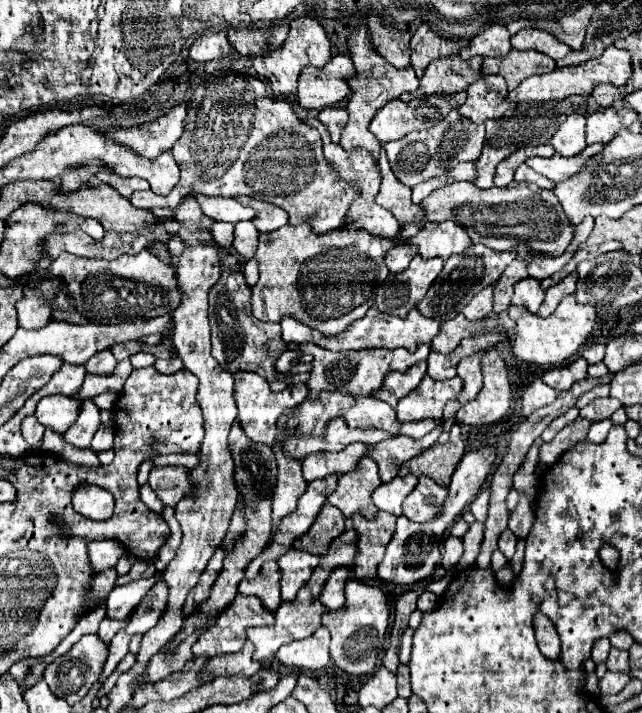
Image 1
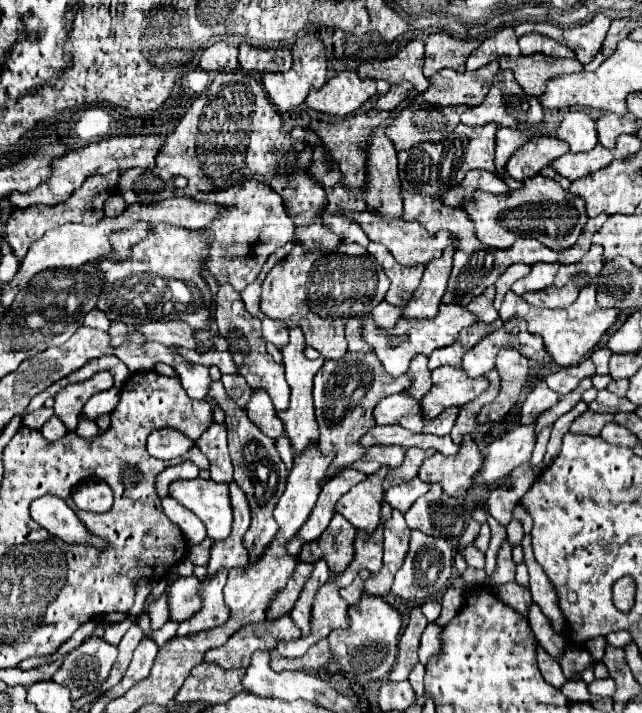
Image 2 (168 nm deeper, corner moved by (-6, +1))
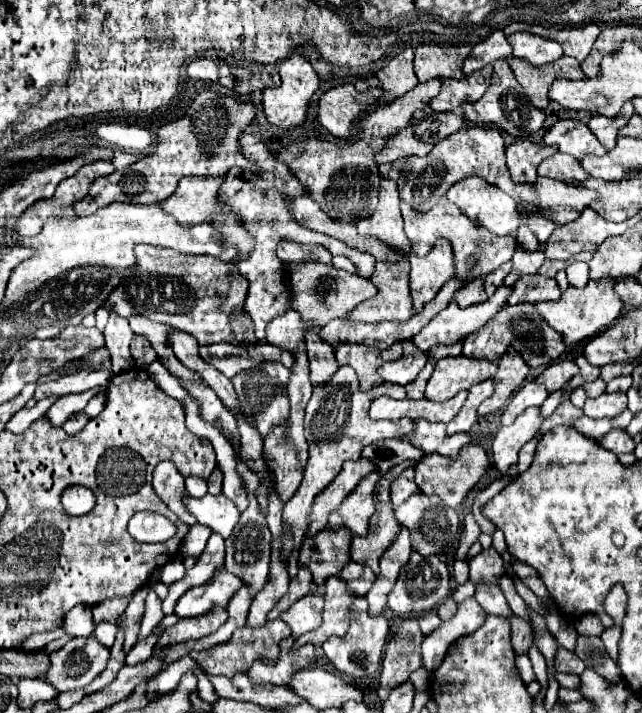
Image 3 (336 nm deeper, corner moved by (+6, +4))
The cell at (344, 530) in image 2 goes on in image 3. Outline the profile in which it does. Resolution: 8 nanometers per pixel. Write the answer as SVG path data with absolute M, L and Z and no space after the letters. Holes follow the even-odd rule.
M340 528L338 532L322 530L304 540L298 564L308 566L312 570L314 582L322 586L328 576L338 576L350 562L350 540L352 532L346 528Z

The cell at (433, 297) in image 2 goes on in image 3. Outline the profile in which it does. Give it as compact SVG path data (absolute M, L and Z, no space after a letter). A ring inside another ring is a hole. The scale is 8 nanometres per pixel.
M438 240L436 246L426 256L410 254L410 290L414 298L414 312L422 312L424 304L430 302L442 284L454 276L452 244L448 240Z

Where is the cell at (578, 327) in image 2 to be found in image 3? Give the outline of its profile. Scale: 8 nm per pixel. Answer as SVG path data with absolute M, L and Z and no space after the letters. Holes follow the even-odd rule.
M602 278L602 280L590 280L584 288L570 286L562 296L554 302L538 302L534 304L538 312L544 316L544 320L558 330L564 336L566 344L582 342L586 338L596 336L598 332L604 332L604 328L612 326L624 312L624 304L614 292L616 278Z

